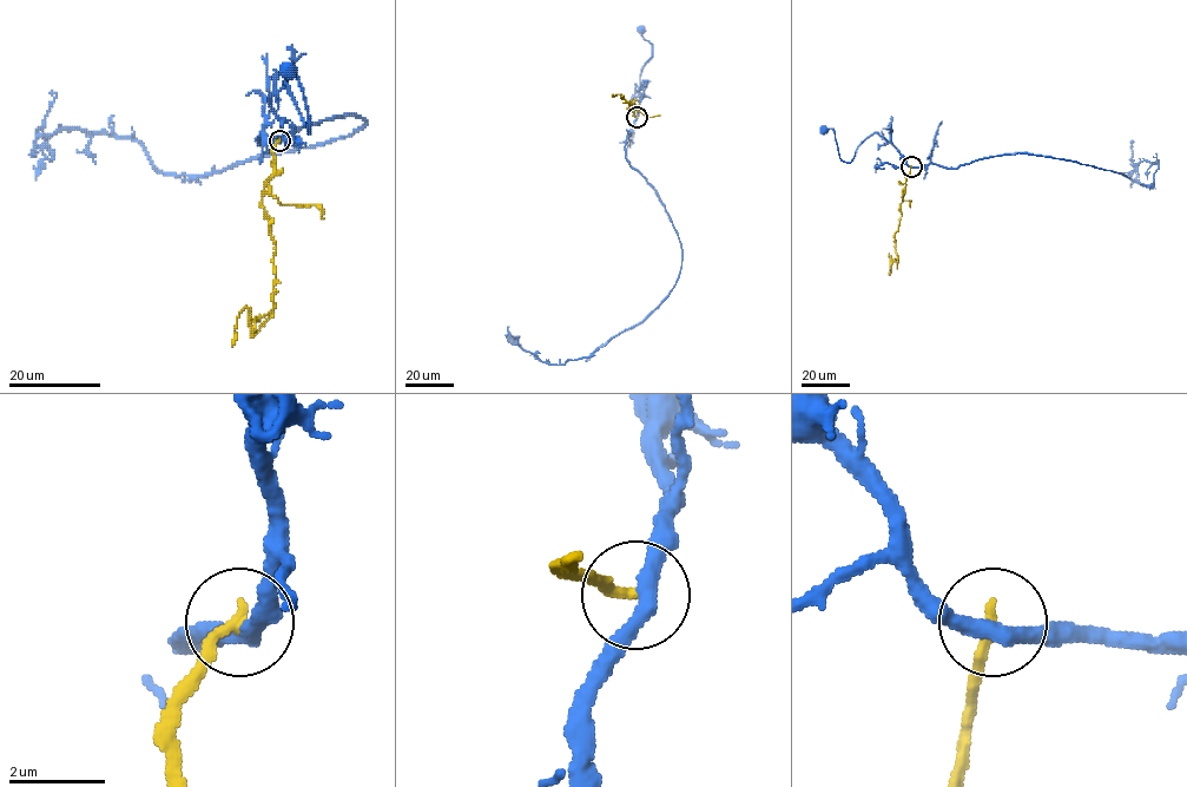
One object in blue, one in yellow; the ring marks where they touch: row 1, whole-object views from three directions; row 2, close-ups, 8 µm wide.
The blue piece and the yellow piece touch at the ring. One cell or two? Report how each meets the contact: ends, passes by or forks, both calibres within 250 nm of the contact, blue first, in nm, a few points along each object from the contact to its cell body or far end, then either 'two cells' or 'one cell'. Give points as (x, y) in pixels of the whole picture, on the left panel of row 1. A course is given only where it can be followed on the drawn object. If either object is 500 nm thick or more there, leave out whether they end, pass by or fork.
blue passes by; yellow ends there; 340 nm thick on the blue side, 240 nm on the other; blue runs (279, 139), (282, 122), (269, 98), (285, 84), (285, 74), (309, 132), (303, 91), (296, 72), (287, 70); yellow runs (279, 139), (263, 197), (275, 249), (274, 308), (249, 320), (246, 307), (231, 347); two cells

